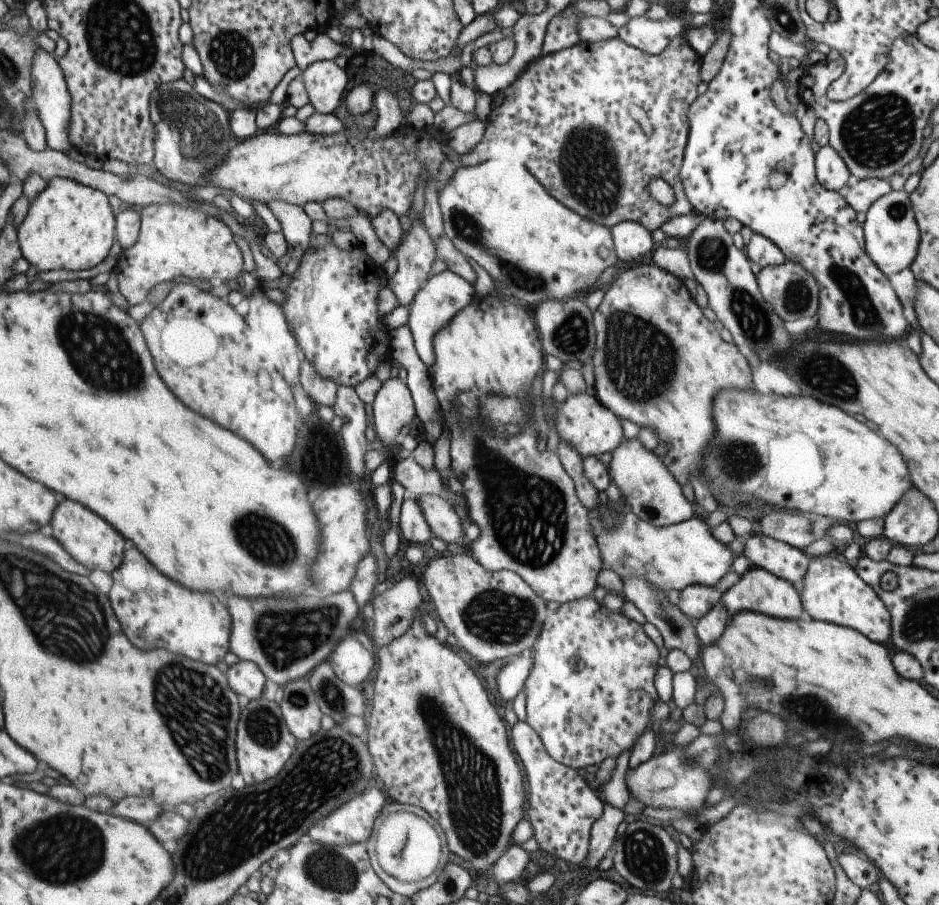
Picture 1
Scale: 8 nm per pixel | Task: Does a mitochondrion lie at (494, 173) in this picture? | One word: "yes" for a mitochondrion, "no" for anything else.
no

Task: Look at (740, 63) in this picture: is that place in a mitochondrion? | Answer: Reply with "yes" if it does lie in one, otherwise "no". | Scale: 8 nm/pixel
no

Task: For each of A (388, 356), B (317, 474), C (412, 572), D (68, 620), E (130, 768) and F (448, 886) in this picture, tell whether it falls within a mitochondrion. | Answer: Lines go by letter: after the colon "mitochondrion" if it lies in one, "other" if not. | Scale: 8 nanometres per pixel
A: other
B: other
C: other
D: mitochondrion
E: other
F: mitochondrion

